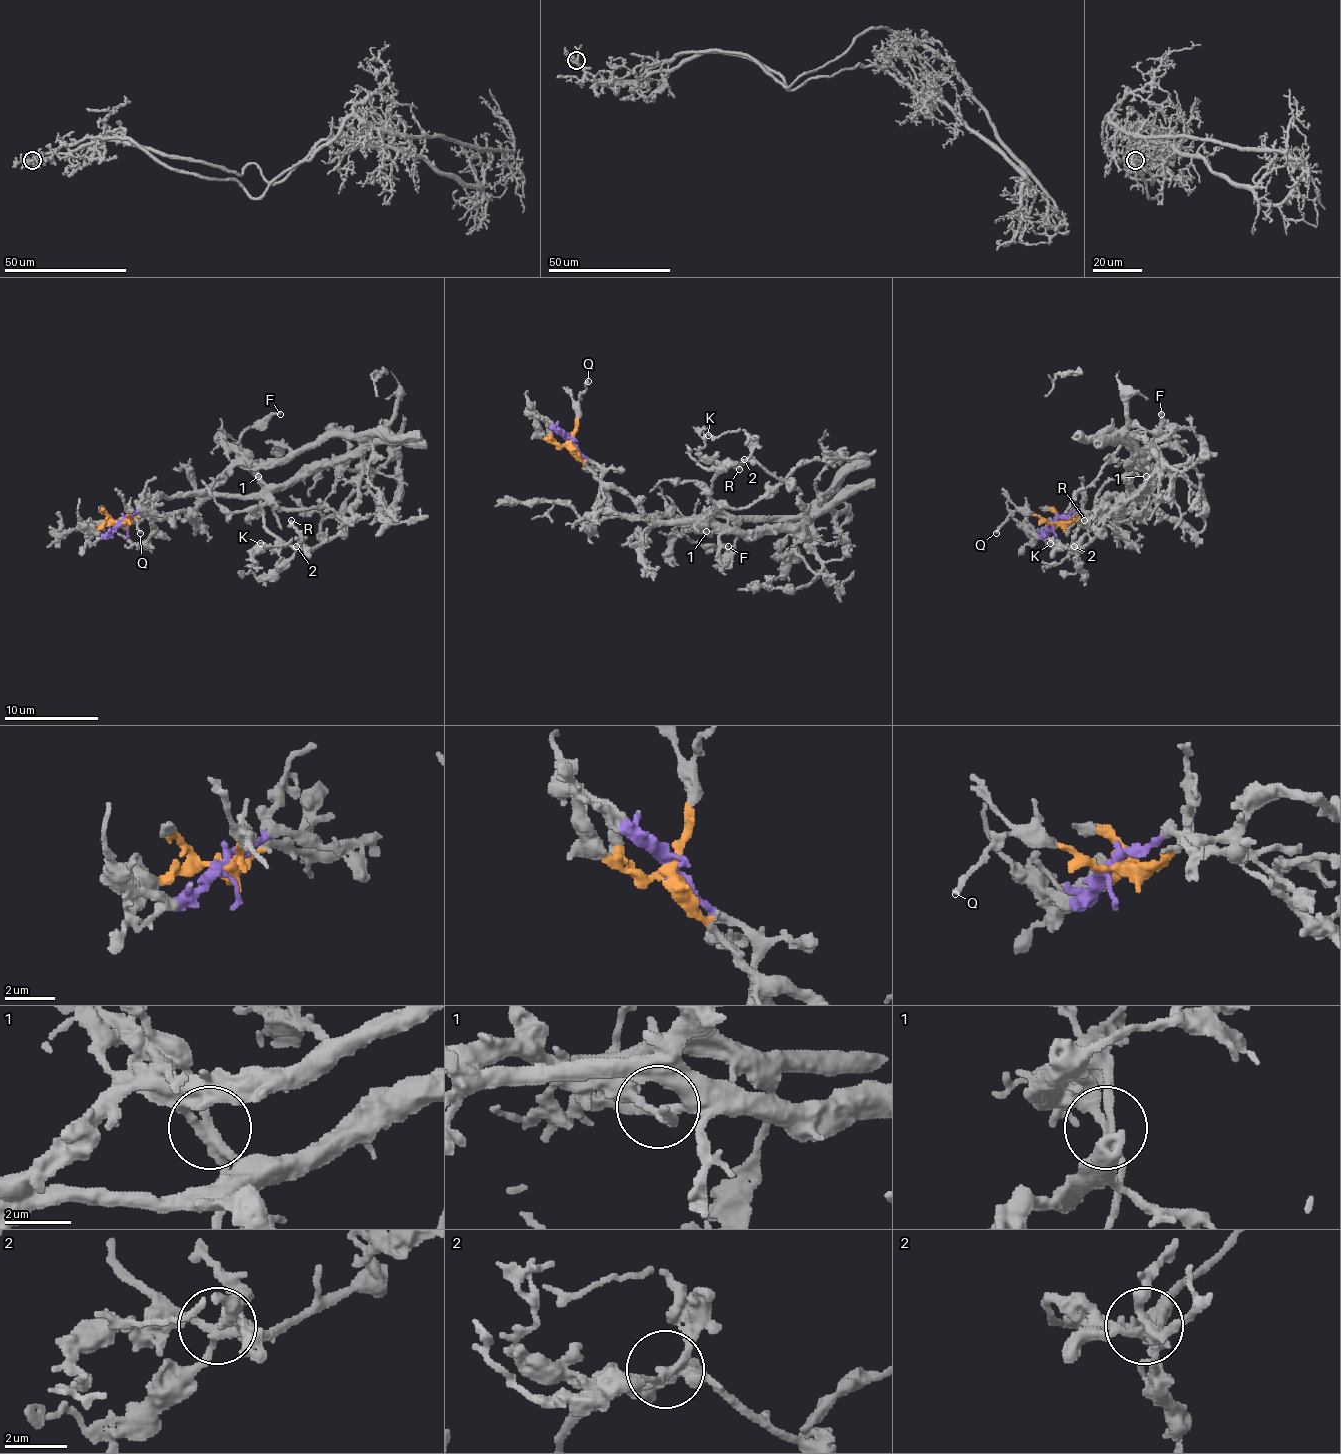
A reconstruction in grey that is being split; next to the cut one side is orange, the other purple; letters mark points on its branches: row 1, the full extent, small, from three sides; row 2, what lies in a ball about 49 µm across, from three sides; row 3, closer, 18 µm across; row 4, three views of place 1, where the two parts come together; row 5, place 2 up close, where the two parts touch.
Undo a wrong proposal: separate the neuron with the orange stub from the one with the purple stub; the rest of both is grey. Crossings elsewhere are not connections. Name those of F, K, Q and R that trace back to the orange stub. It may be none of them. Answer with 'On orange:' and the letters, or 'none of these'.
On orange: F, K, Q

